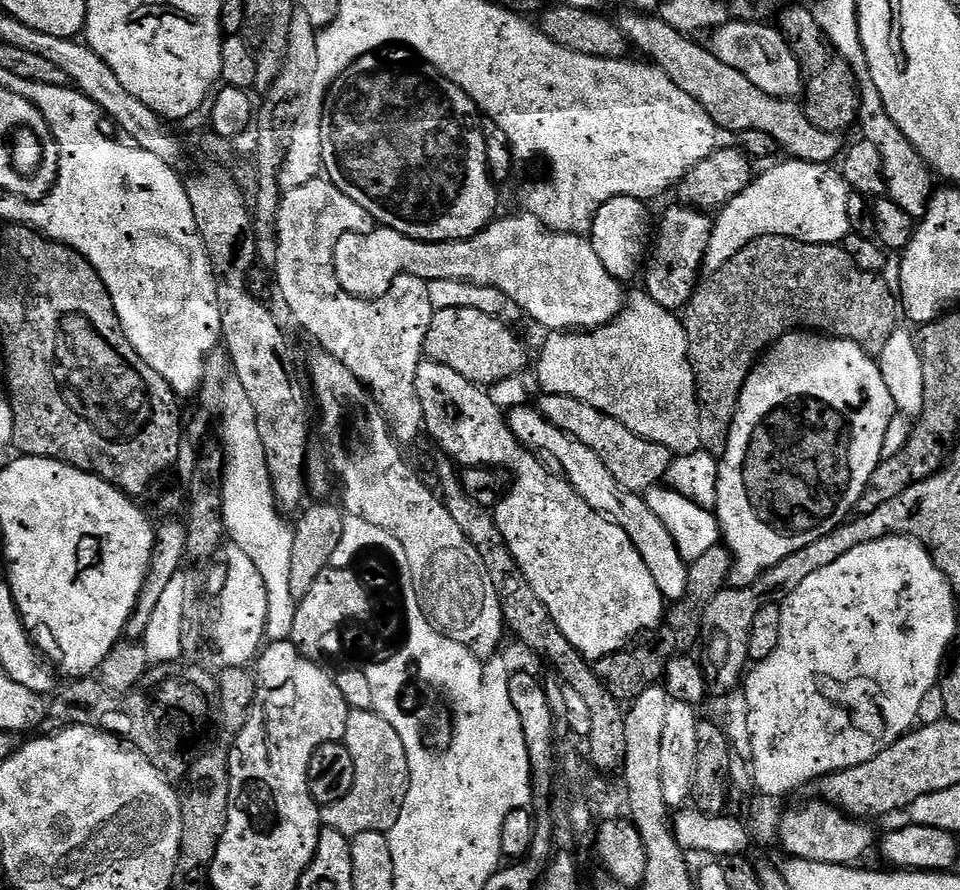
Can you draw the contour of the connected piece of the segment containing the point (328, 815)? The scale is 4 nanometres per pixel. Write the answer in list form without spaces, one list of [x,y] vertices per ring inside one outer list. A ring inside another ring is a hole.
[[[353,708],[346,718],[346,734],[342,743],[348,748],[354,764],[354,784],[344,798],[321,807],[323,827],[338,830],[349,838],[363,832],[387,833],[402,814],[402,802],[408,793],[408,763],[402,738],[374,710]]]

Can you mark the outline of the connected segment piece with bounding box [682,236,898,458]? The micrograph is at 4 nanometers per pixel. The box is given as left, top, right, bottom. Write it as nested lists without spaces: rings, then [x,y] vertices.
[[[760,237],[738,251],[734,258],[726,262],[726,266],[722,266],[722,270],[711,273],[707,279],[692,293],[691,298],[688,300],[688,307],[683,309],[682,319],[686,330],[686,338],[688,339],[688,357],[696,375],[696,399],[700,401],[700,447],[717,458],[726,454],[726,442],[730,434],[730,426],[734,422],[734,414],[736,413],[736,407],[740,401],[746,378],[755,368],[756,361],[777,340],[781,340],[787,332],[807,330],[825,336],[835,336],[838,340],[854,342],[863,352],[878,354],[882,350],[882,346],[886,346],[886,342],[890,342],[890,338],[896,333],[898,327],[898,321],[896,321],[896,312],[898,316],[897,293],[892,292],[890,286],[886,286],[883,275],[860,270],[855,265],[854,259],[850,258],[850,254],[840,244],[811,244],[810,242],[796,241],[794,238],[788,237]]]

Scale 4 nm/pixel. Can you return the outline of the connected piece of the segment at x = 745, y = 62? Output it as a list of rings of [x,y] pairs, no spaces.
[[[729,19],[721,28],[711,29],[711,36],[710,51],[714,54],[714,58],[738,70],[738,74],[746,74],[746,78],[750,78],[750,82],[754,82],[758,90],[766,90],[771,96],[785,98],[796,98],[803,93],[804,74],[801,62],[794,54],[794,50],[790,50],[779,27],[768,22],[755,24]]]

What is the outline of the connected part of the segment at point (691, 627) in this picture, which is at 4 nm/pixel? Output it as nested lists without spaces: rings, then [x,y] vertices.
[[[723,543],[710,546],[710,550],[706,550],[706,554],[702,554],[702,558],[688,564],[686,602],[677,603],[667,609],[666,619],[662,624],[663,630],[657,631],[655,635],[648,638],[653,638],[653,640],[645,639],[640,642],[645,642],[645,644],[637,643],[623,652],[615,652],[595,661],[594,667],[598,678],[604,683],[606,690],[610,690],[610,694],[614,694],[616,700],[631,702],[638,698],[638,694],[642,694],[642,690],[657,687],[663,681],[664,668],[670,662],[670,658],[683,656],[693,651],[692,647],[695,646],[696,639],[700,636],[699,628],[702,628],[702,624],[697,617],[697,621],[692,617],[692,608],[703,609],[705,604],[709,604],[718,593],[723,592],[729,583],[731,574],[732,553]]]

